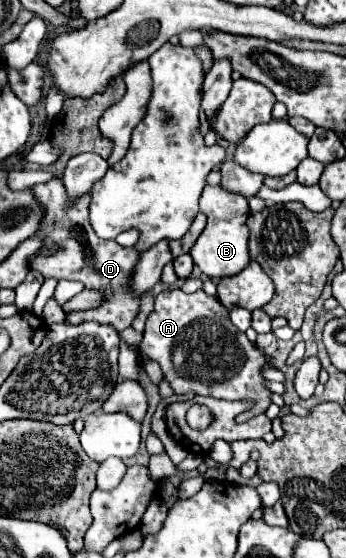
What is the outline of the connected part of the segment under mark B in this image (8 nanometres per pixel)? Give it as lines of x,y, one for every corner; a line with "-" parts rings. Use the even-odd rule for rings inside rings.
205,187
199,199
199,211
207,215
207,227
191,249
195,265
201,269
201,273
205,273
211,279
231,277
243,271
245,265
251,261
247,249
247,239
249,239
247,217
251,213
247,199
241,195
233,195
221,187

